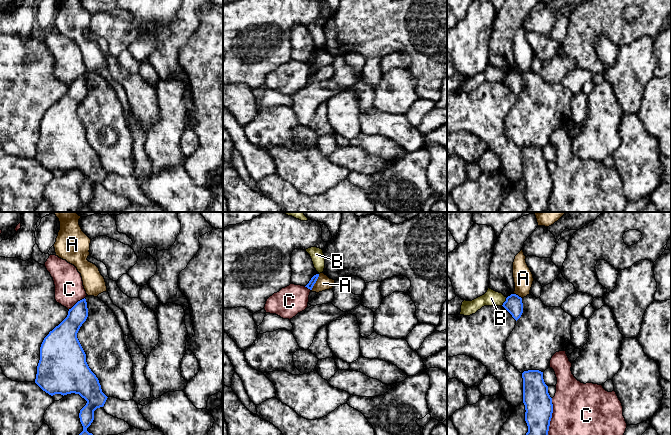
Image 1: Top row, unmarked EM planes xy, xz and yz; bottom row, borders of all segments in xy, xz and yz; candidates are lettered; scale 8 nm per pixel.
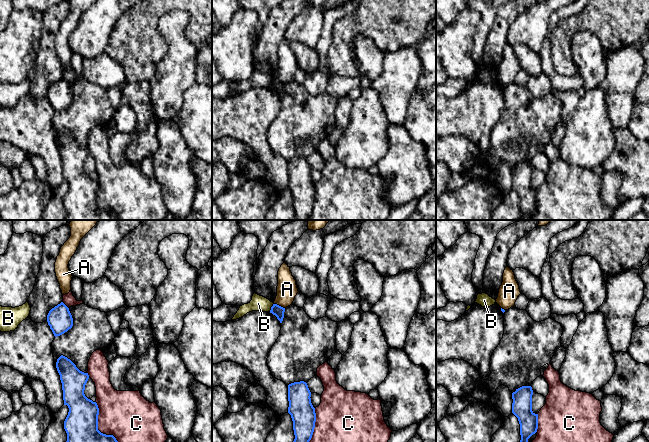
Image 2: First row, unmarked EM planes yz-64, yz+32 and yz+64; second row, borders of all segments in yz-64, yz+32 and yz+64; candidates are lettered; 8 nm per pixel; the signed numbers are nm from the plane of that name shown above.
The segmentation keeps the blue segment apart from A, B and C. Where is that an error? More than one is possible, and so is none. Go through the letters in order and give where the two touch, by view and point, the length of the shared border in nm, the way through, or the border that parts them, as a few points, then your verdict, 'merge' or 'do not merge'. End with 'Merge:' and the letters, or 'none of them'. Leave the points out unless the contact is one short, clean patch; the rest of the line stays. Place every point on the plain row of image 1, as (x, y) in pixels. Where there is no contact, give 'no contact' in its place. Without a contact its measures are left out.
A: contact xz (315, 58); length 150 nm; border xz (319, 50), (311, 66); do not merge
B: contact yz (505, 77); length 90 nm; border yz (507, 73), (501, 81); do not merge
C: contact yz (551, 193); length 300 nm; do not merge
Merge: none of them

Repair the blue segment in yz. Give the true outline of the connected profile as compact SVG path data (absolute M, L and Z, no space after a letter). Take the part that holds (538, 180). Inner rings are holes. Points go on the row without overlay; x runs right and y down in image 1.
M528 146L522 149L523 179L528 208L525 212L548 212L553 189L552 174L543 155L543 148Z

